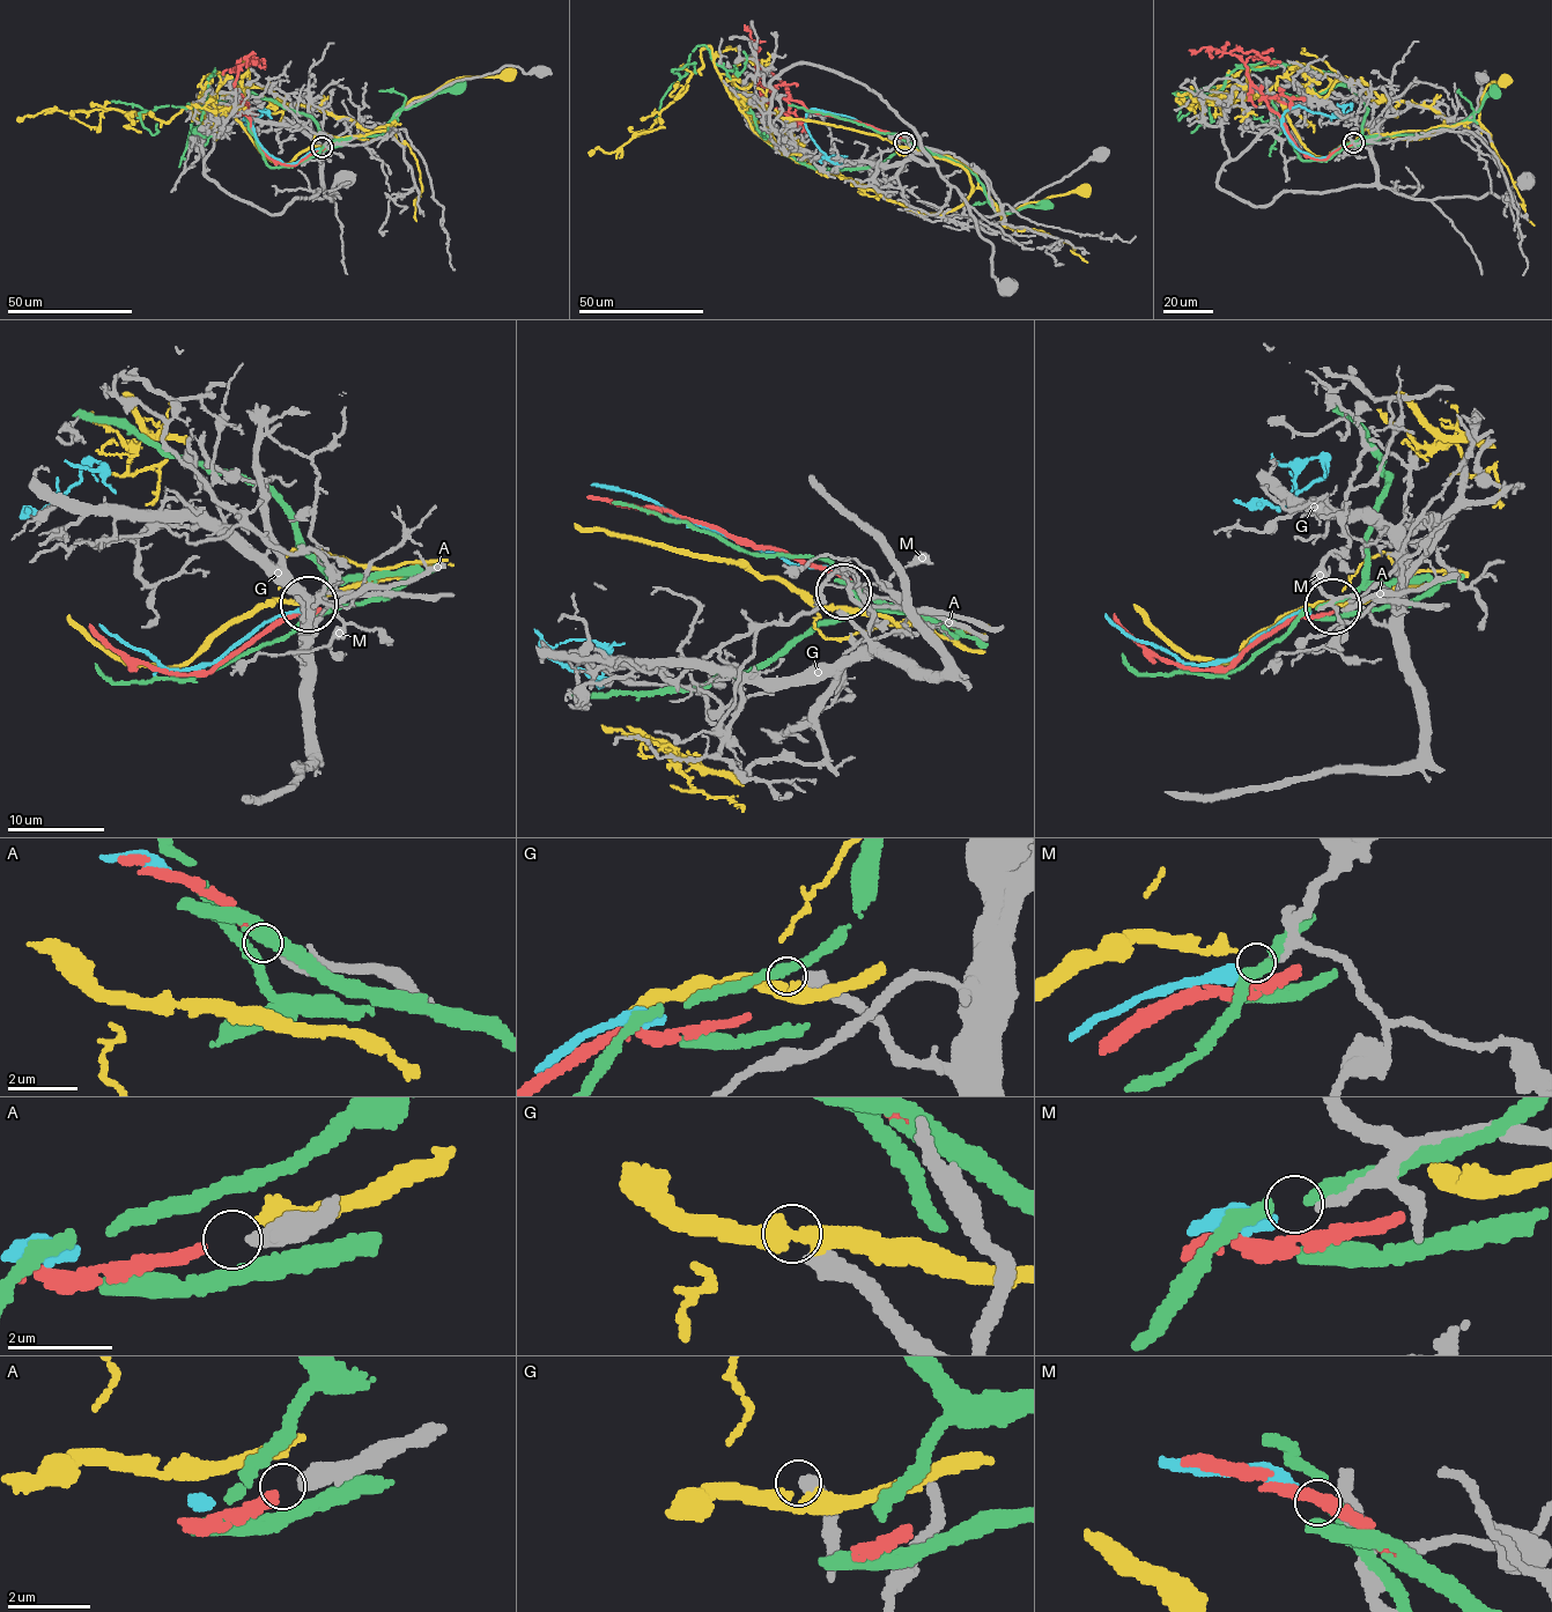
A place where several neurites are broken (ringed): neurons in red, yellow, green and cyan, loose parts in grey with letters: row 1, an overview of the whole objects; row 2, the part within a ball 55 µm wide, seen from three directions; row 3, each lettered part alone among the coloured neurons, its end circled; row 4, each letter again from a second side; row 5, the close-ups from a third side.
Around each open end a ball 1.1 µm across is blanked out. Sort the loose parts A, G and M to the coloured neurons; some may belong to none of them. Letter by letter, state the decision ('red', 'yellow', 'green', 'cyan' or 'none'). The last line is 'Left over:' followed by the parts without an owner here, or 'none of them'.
A: red
G: none
M: cyan
Left over: G

